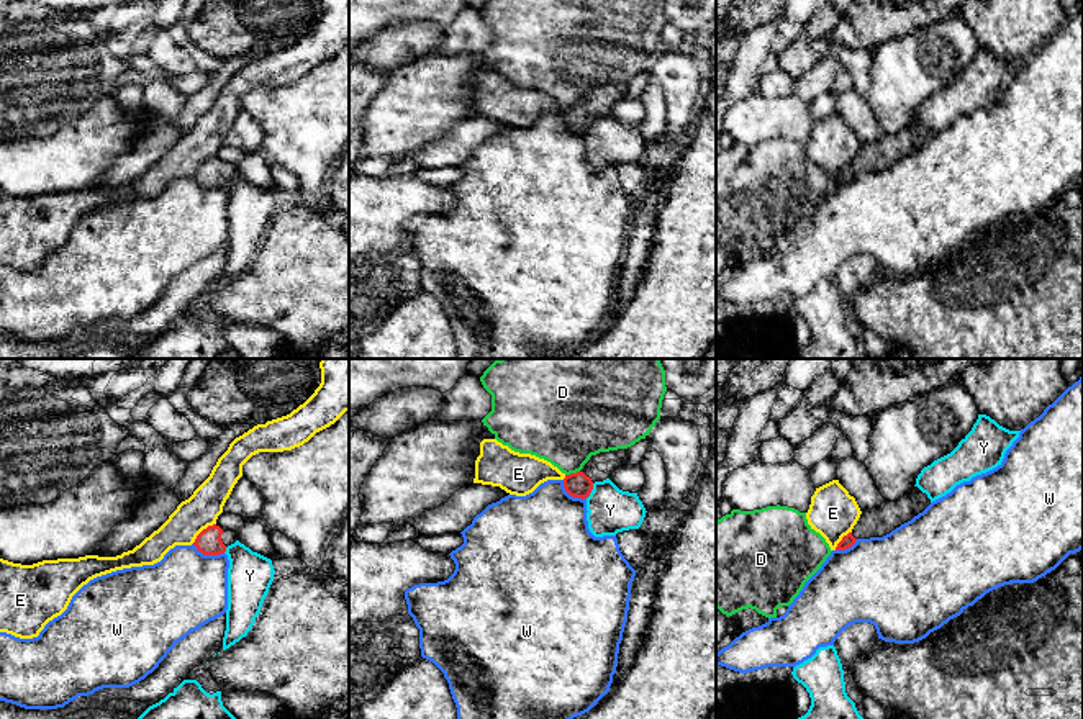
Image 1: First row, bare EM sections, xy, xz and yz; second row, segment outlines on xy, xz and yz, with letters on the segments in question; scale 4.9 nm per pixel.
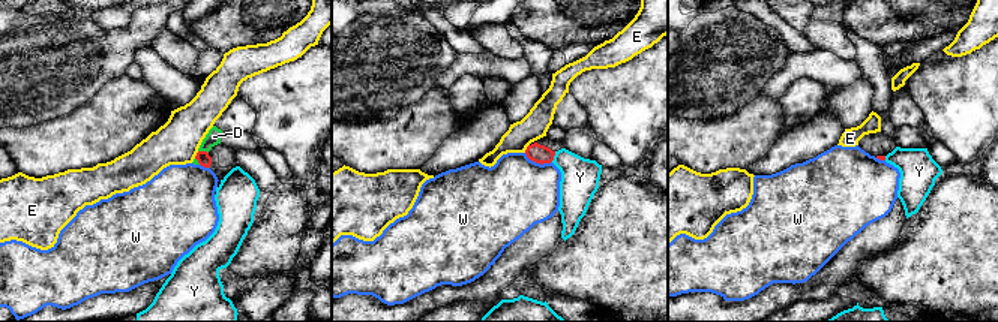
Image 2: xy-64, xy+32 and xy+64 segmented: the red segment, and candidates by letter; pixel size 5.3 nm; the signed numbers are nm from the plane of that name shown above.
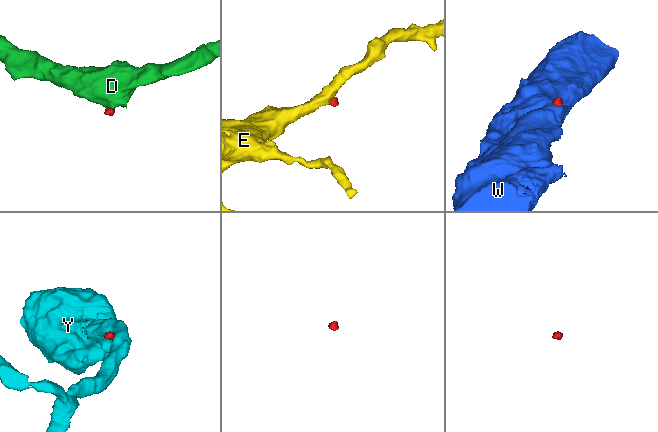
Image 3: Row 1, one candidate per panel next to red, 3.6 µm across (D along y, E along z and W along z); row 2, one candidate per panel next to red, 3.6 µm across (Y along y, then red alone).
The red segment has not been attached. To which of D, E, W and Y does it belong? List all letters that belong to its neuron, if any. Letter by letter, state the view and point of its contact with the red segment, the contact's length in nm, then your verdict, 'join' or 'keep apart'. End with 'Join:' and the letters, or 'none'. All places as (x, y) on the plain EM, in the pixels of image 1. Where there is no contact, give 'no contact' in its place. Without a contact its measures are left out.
D: contact xz (572, 107); length 80 nm; keep apart
E: contact xy (202, 164); length 160 nm; keep apart
W: contact xy (208, 187); length 170 nm; keep apart
Y: contact xz (590, 125); length 90 nm; keep apart
Join: none

